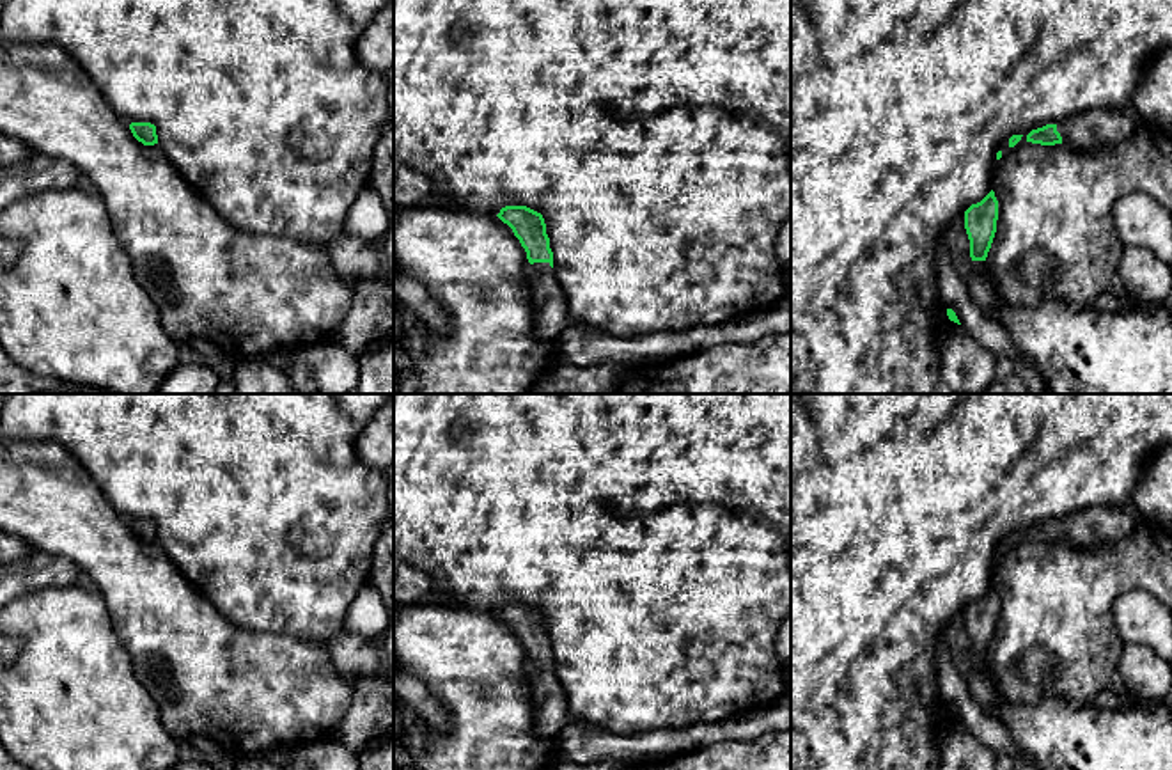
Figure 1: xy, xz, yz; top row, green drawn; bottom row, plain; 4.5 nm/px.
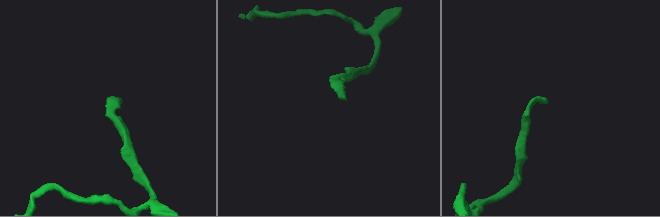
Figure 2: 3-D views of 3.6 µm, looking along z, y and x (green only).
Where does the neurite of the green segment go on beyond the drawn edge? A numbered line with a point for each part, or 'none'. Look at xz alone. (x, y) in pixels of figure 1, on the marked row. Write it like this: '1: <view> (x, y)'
1: xz (550, 306)

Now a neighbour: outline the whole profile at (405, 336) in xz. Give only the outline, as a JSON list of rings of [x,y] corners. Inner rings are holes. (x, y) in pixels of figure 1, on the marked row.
[[[394,298],[394,346],[413,350],[417,346],[415,318]]]

